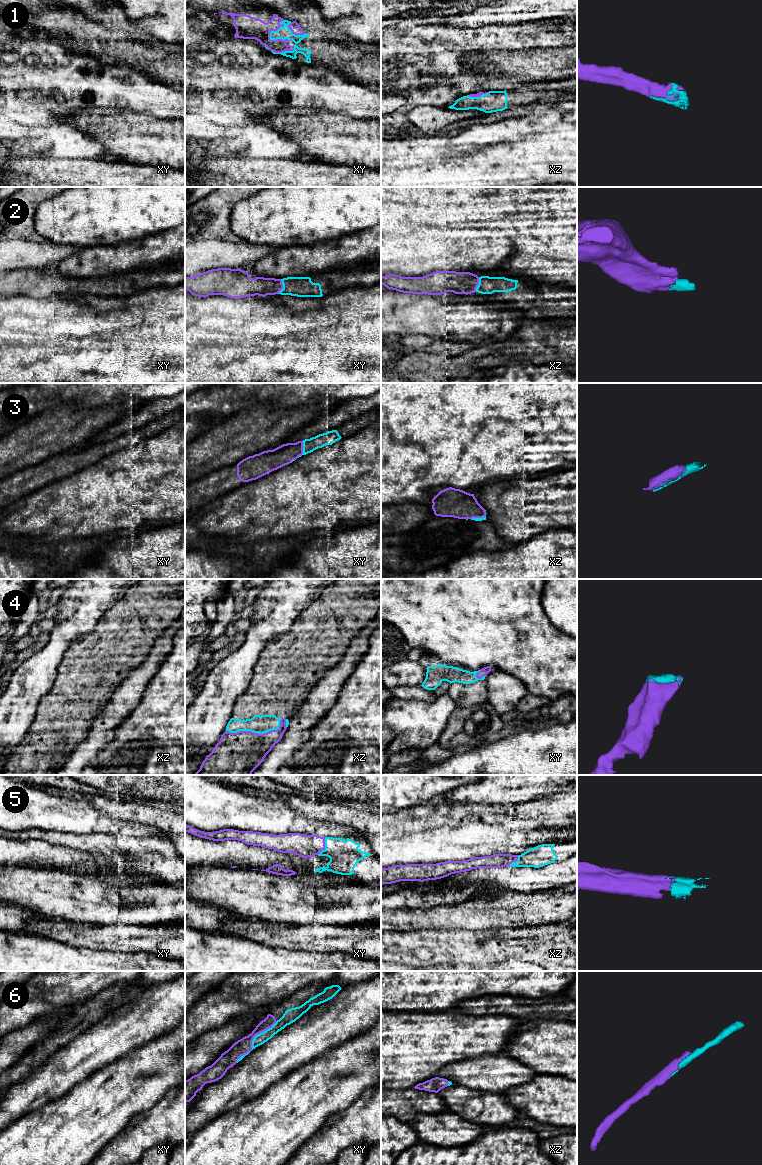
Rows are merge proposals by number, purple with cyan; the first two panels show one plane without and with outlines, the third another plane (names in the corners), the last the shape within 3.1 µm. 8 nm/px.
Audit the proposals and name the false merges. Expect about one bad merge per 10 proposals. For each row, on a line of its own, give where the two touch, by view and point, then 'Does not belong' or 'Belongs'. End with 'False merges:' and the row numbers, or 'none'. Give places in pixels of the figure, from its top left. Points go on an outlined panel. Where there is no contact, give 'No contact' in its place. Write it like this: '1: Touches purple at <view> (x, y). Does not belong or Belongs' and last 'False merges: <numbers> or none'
1: Touches purple at xy (278, 39). Belongs
2: Touches purple at xy (282, 286). Belongs
3: Touches purple at xy (302, 450). Belongs
4: Touches purple at xz (256, 733). Belongs
5: Touches purple at xy (324, 846). Belongs
6: Touches purple at xy (259, 1033). Belongs
False merges: none

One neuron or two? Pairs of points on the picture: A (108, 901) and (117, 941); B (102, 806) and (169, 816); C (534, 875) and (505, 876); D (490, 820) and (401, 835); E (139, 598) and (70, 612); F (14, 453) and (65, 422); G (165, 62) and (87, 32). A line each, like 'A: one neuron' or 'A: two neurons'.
A: two neurons
B: one neuron
C: one neuron
D: one neuron
E: two neurons
F: one neuron
G: one neuron

